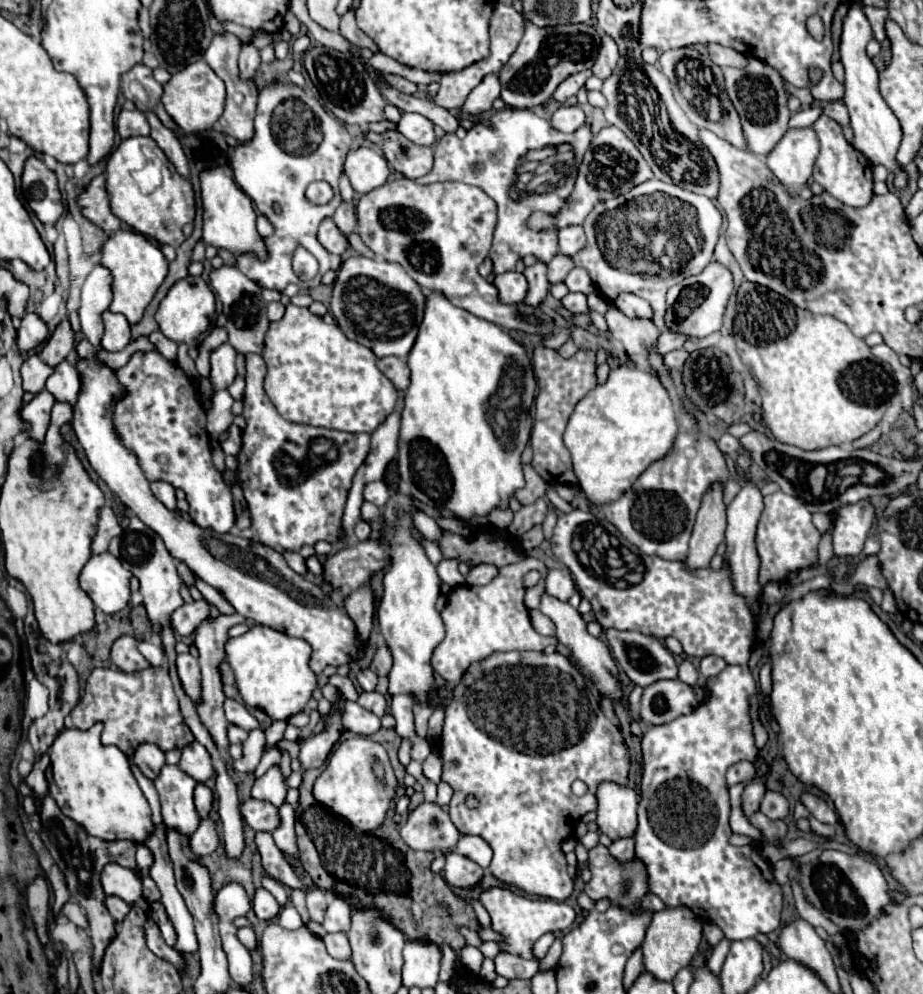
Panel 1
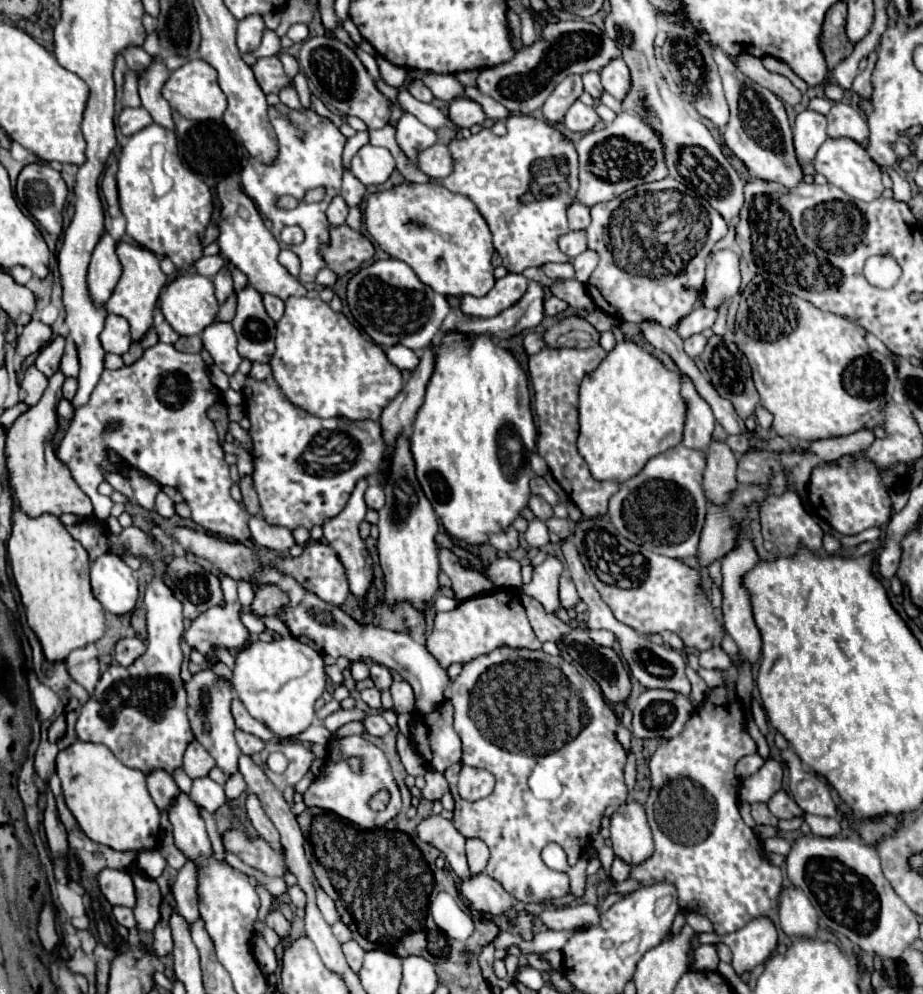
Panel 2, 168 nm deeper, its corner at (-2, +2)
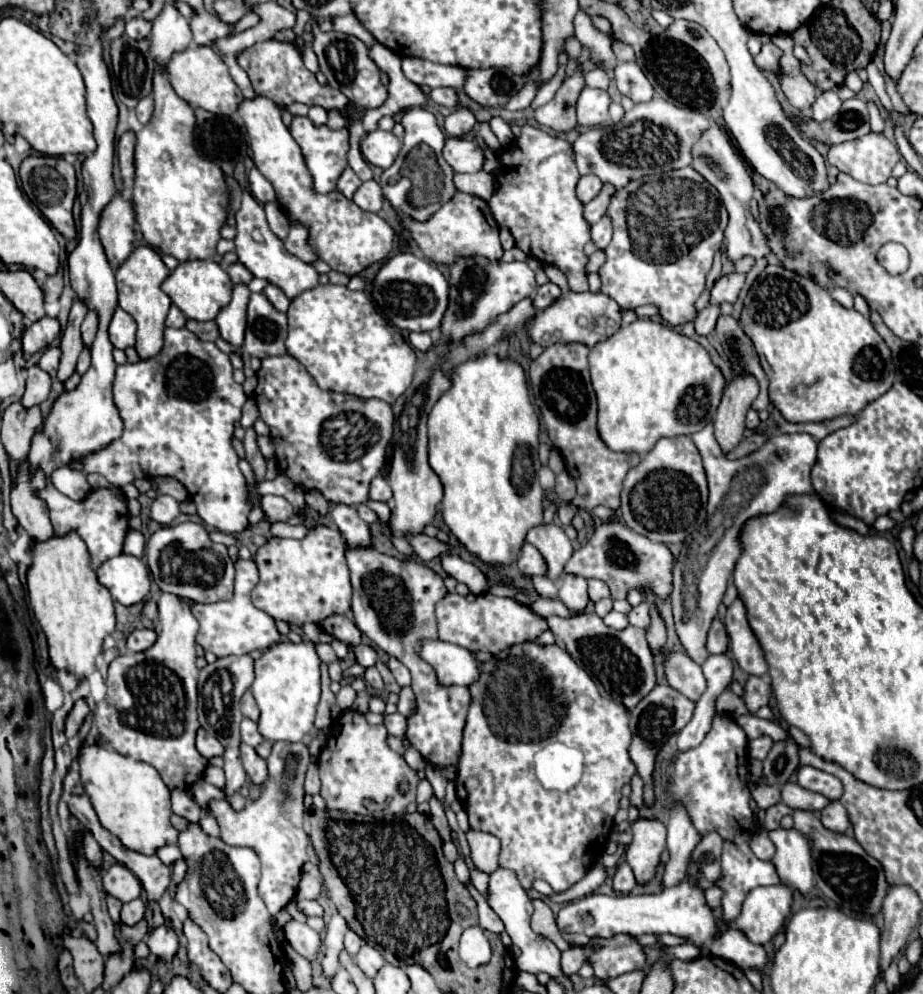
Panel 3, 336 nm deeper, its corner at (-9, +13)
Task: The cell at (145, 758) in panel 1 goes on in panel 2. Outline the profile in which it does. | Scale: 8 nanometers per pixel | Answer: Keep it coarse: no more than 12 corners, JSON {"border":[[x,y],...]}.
{"border":[[164,769],[146,775],[158,809],[168,809],[180,791]]}

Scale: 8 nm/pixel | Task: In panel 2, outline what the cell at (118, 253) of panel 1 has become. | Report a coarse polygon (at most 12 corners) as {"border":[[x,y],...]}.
{"border":[[120,241],[122,275],[106,303],[138,341],[166,275],[150,249]]}

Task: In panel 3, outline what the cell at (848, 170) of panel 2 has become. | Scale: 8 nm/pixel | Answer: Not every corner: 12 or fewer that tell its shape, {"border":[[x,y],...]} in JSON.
{"border":[[883,134],[831,146],[827,160],[883,184],[901,154]]}

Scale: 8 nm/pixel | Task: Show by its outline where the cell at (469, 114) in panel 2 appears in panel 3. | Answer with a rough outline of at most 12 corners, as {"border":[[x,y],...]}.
{"border":[[459,106],[445,116],[443,130],[461,138],[475,126],[469,108]]}

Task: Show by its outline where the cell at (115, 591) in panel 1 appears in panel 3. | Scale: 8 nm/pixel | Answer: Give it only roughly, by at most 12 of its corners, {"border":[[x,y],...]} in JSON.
{"border":[[119,554],[97,568],[113,600],[133,606],[149,594],[147,566]]}

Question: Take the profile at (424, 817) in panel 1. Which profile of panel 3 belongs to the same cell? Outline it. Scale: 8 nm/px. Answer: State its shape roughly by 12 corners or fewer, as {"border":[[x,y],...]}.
{"border":[[469,858],[471,882],[481,896],[487,898],[489,876],[479,872]]}

